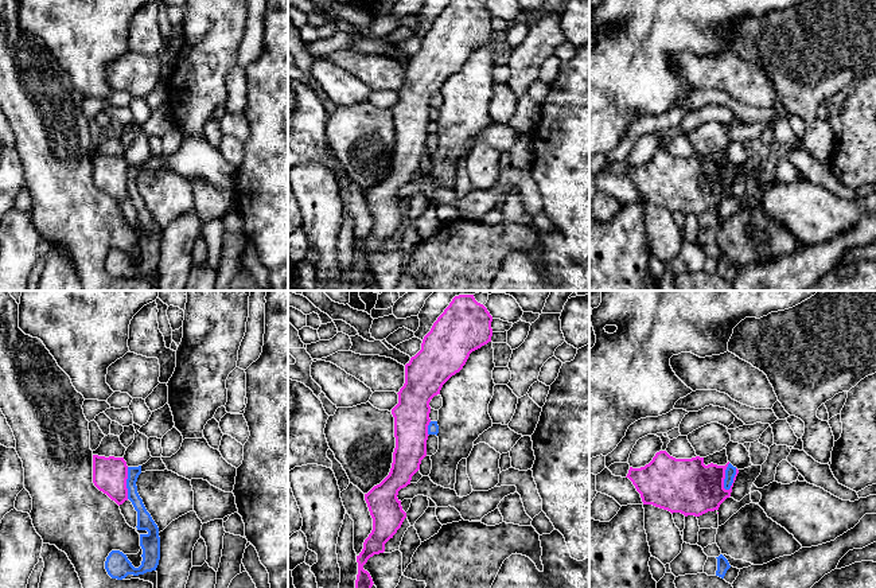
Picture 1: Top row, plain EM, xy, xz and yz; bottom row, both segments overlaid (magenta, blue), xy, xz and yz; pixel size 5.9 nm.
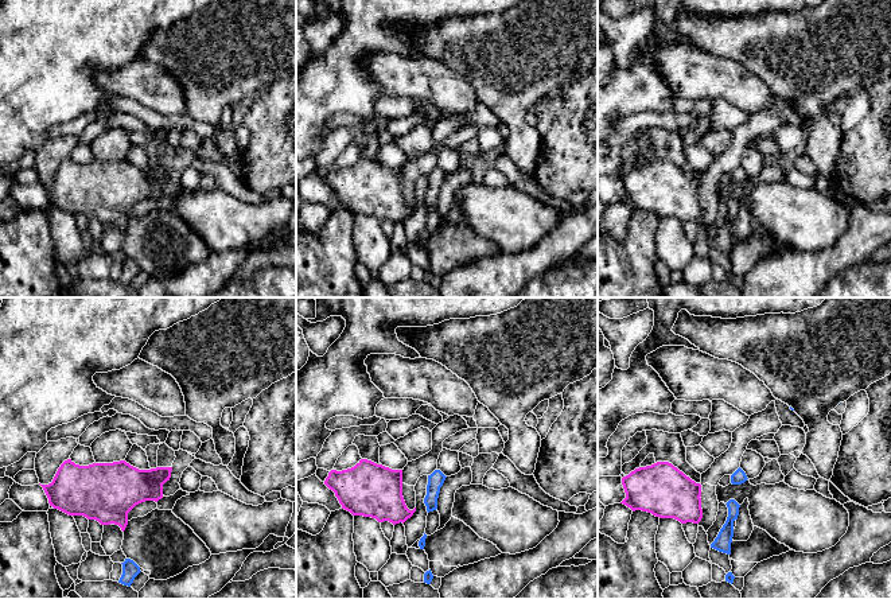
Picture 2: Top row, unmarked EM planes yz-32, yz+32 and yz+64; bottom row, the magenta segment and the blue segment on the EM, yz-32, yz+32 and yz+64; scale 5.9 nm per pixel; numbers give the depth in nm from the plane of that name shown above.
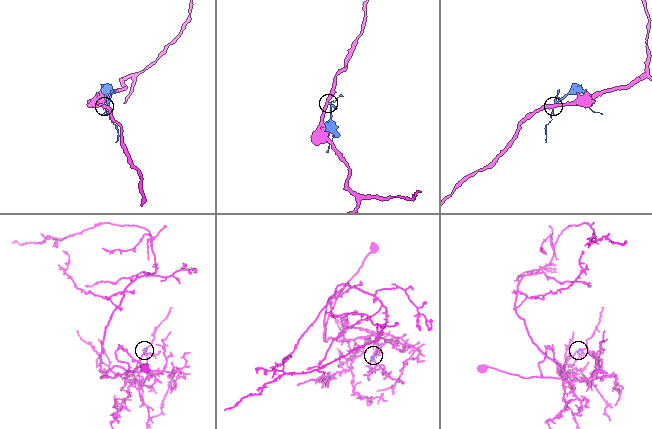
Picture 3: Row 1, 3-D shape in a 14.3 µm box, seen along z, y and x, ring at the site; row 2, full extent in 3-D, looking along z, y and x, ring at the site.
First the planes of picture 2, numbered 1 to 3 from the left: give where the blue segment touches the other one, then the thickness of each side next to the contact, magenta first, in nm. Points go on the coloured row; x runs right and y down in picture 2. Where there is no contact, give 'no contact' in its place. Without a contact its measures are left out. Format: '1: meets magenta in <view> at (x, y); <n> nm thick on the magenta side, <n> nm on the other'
1: no contact
2: no contact
3: no contact

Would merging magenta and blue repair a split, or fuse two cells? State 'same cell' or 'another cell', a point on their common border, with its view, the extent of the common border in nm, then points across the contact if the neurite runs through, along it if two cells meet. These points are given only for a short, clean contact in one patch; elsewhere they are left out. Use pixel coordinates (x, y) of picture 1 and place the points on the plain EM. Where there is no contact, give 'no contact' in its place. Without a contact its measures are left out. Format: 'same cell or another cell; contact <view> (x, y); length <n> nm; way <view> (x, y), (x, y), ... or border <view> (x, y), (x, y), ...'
another cell; contact yz (724, 175); length 170 nm

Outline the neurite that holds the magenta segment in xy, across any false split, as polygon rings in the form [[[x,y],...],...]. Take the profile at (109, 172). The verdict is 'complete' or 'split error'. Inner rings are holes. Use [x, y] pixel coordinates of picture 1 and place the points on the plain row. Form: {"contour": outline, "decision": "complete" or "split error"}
{"contour": [[[93,153],[93,182],[118,205],[128,199],[128,164],[124,156]]], "decision": "complete"}

